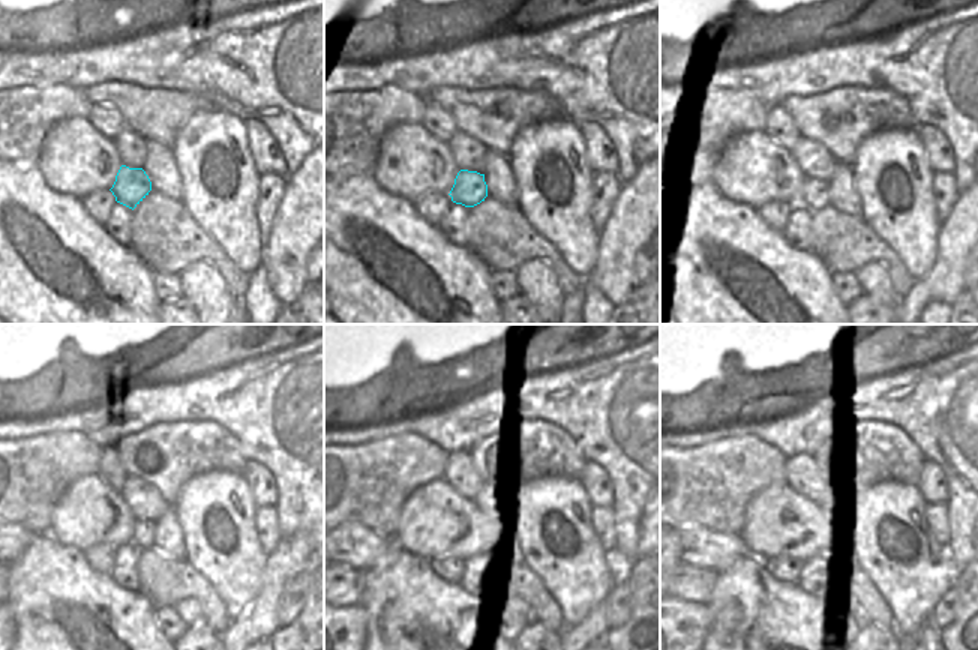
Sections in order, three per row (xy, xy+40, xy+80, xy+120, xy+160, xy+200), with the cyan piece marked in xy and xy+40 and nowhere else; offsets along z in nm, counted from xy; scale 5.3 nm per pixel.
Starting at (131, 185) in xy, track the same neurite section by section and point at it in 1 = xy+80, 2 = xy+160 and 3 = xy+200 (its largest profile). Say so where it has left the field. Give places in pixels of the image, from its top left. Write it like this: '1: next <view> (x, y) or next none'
1: next xy+80 (815, 192)
2: next xy+160 (488, 527)
3: next xy+200 (827, 529)

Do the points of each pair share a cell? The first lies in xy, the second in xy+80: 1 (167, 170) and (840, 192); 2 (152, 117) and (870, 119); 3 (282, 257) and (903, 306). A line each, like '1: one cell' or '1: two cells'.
1: one cell
2: one cell
3: one cell

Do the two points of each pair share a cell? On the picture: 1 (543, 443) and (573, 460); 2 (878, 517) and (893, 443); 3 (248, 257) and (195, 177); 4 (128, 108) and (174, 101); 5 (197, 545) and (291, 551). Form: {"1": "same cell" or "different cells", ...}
{"1": "same cell", "2": "different cells", "3": "same cell", "4": "same cell", "5": "different cells"}

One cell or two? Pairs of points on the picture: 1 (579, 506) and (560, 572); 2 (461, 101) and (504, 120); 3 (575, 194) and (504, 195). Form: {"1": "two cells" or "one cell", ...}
{"1": "one cell", "2": "one cell", "3": "two cells"}

